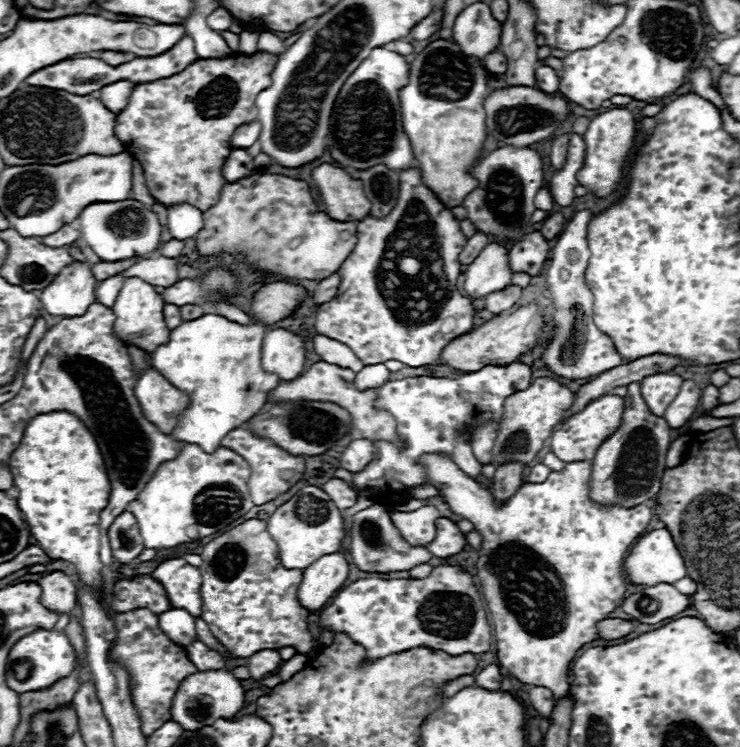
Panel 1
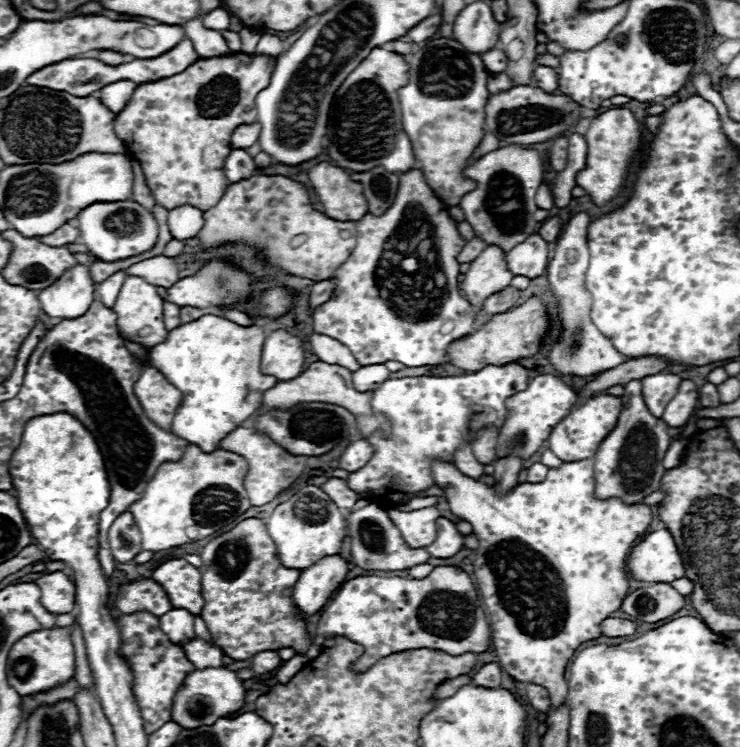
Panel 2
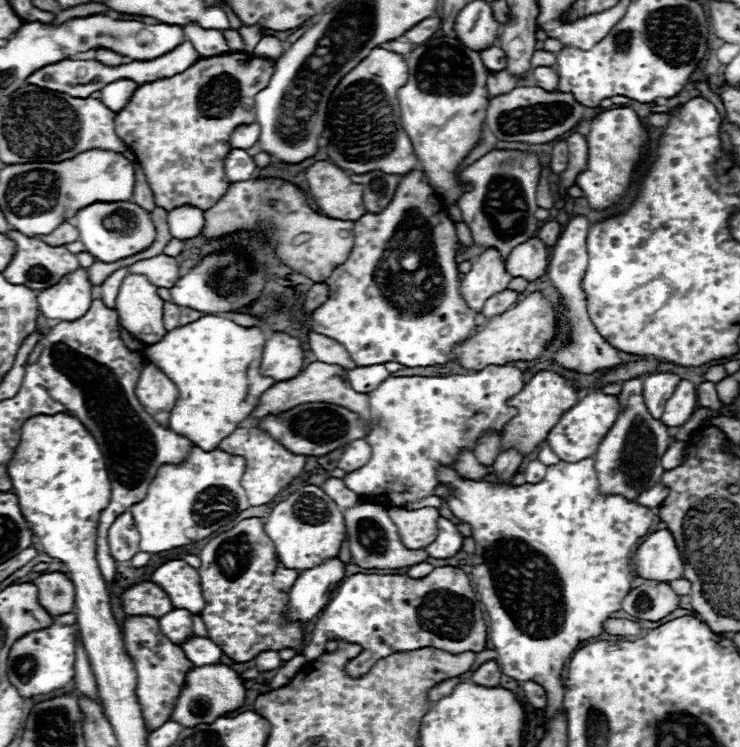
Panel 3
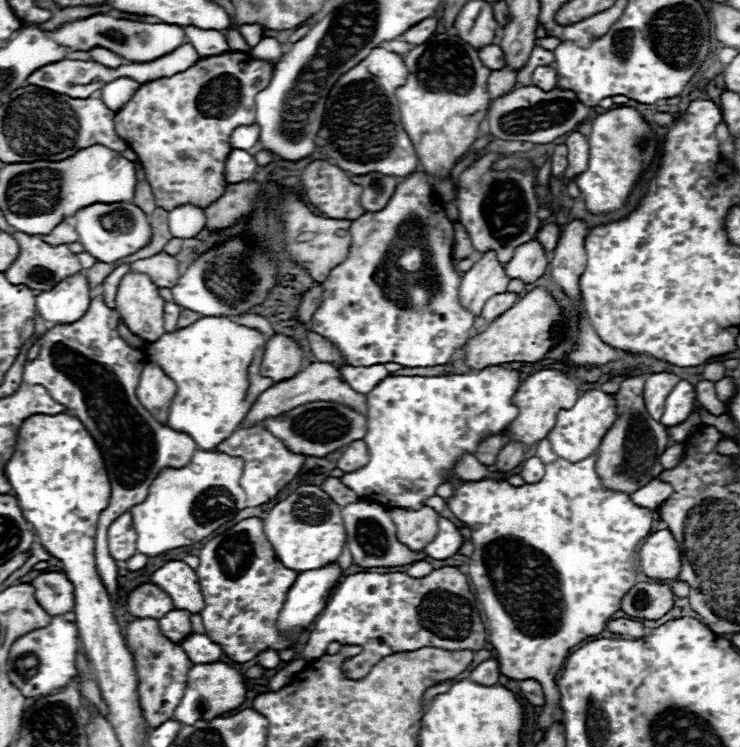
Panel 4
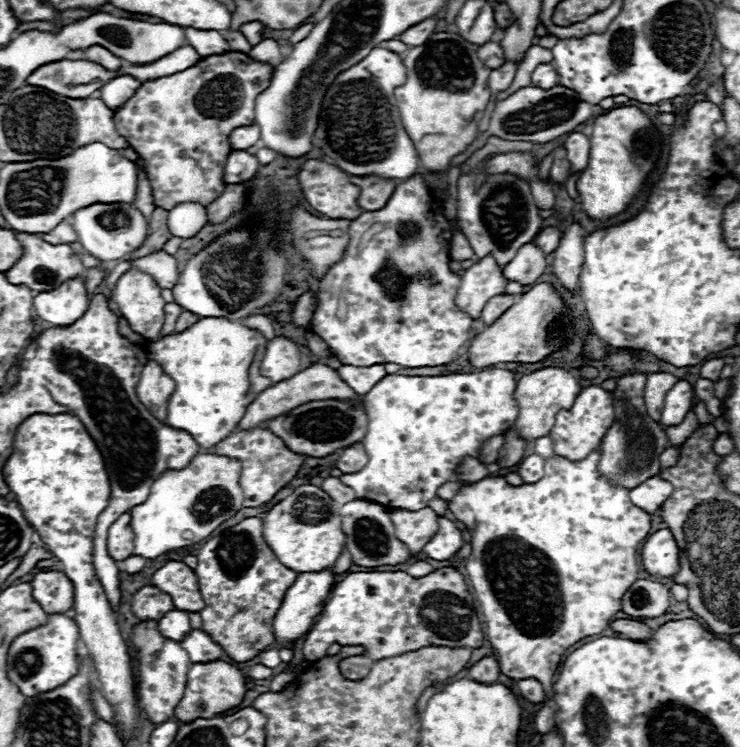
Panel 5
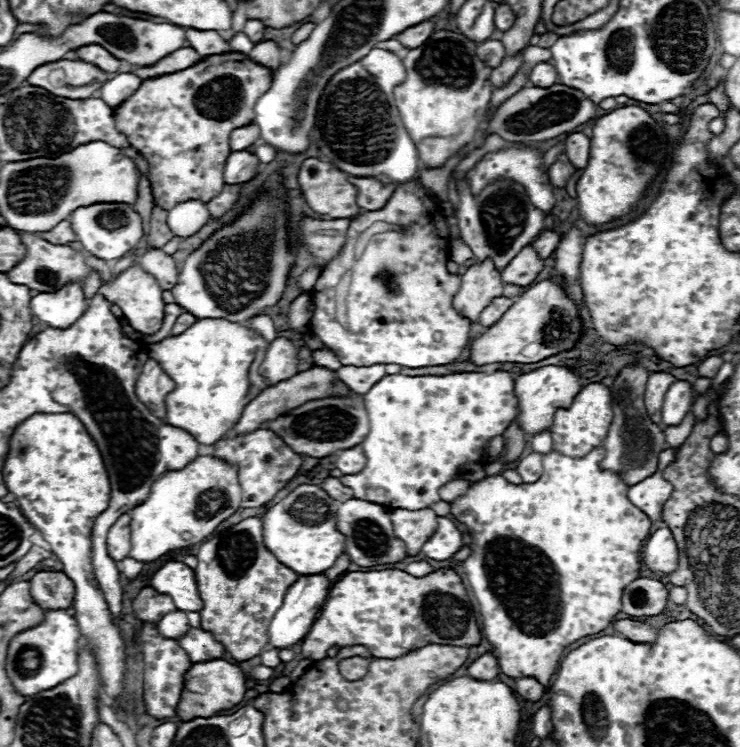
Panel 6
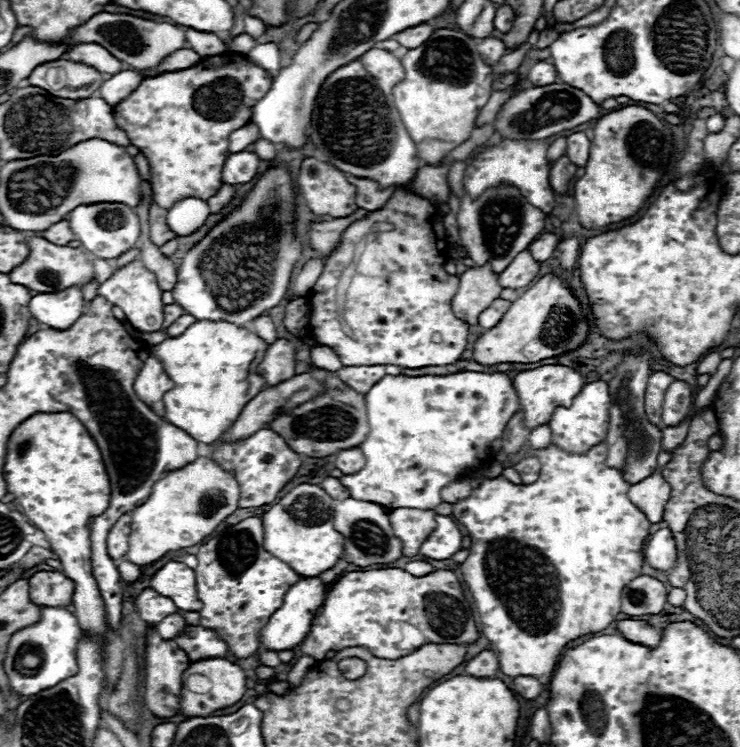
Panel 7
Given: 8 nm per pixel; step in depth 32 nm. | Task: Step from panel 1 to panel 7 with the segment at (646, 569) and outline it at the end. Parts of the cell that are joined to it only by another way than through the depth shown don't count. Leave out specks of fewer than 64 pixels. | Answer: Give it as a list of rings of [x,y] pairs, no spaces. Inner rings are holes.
[[[662,528],[650,536],[650,540],[644,546],[644,558],[652,568],[662,570],[662,572],[674,568],[676,544],[668,528]]]

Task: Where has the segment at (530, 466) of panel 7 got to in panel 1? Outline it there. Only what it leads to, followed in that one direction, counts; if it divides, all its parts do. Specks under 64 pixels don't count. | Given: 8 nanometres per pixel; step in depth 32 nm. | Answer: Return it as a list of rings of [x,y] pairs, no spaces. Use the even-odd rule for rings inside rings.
[[[534,464],[526,482],[544,482],[548,478],[548,474],[550,474],[550,468],[546,468],[544,464]]]

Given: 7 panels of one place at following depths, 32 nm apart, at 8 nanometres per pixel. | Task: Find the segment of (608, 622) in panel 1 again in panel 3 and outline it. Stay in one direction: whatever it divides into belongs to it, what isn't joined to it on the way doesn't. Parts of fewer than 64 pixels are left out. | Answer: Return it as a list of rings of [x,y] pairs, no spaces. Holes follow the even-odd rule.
[[[608,618],[608,622],[604,622],[604,632],[616,634],[616,636],[642,636],[644,634],[638,622],[624,620],[624,618]]]

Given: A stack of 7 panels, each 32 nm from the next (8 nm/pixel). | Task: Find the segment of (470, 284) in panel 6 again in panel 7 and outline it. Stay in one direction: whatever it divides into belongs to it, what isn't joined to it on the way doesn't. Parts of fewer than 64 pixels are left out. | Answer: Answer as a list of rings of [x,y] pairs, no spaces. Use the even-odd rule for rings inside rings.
[[[488,266],[468,268],[460,276],[458,290],[452,298],[452,312],[468,326],[476,326],[478,314],[484,312],[500,296],[500,292],[498,274],[492,274]]]

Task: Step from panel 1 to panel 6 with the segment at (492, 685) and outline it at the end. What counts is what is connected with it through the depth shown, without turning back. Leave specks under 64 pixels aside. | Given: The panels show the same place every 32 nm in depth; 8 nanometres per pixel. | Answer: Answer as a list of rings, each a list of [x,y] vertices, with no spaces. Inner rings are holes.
[[[486,652],[486,654],[478,656],[466,670],[468,670],[468,676],[472,676],[476,680],[494,680],[500,672],[498,660],[492,652]]]

